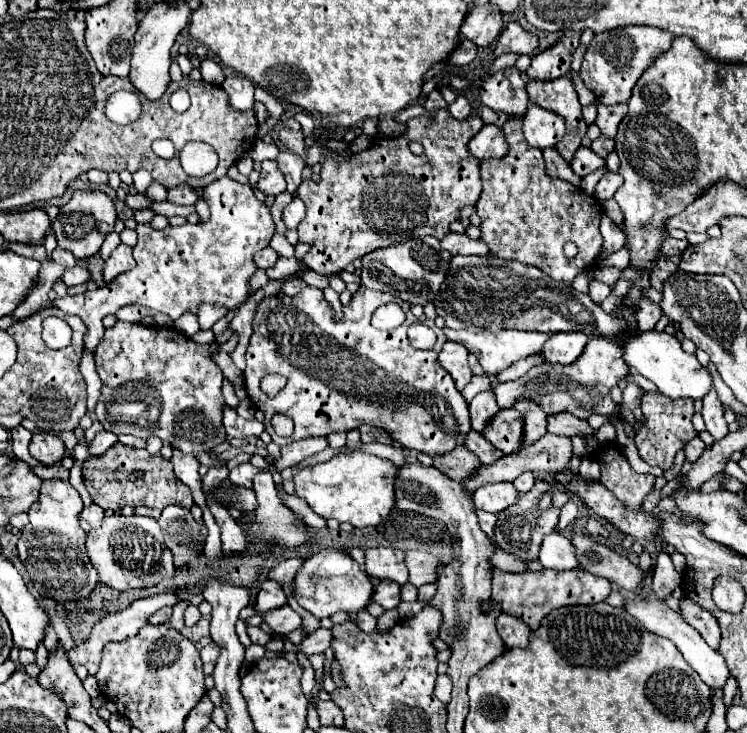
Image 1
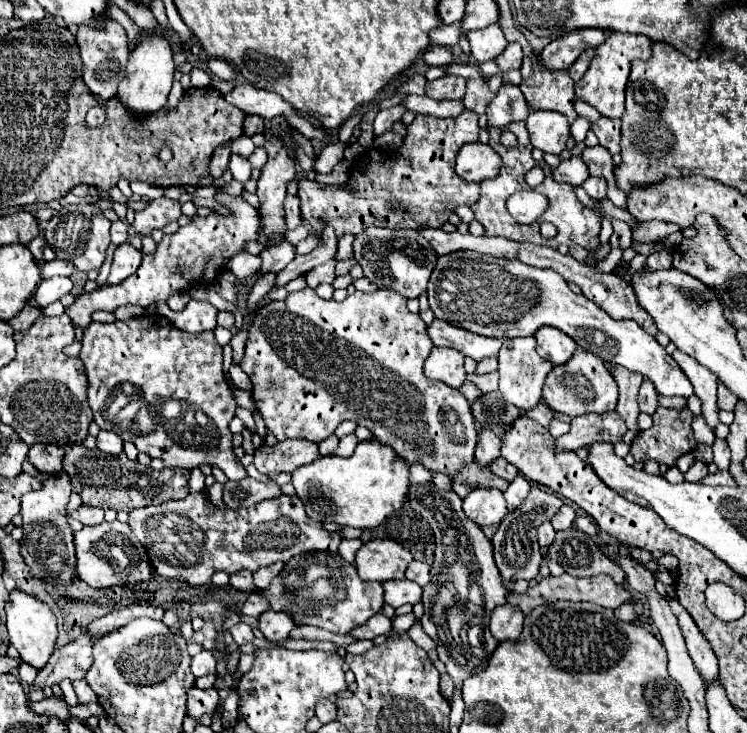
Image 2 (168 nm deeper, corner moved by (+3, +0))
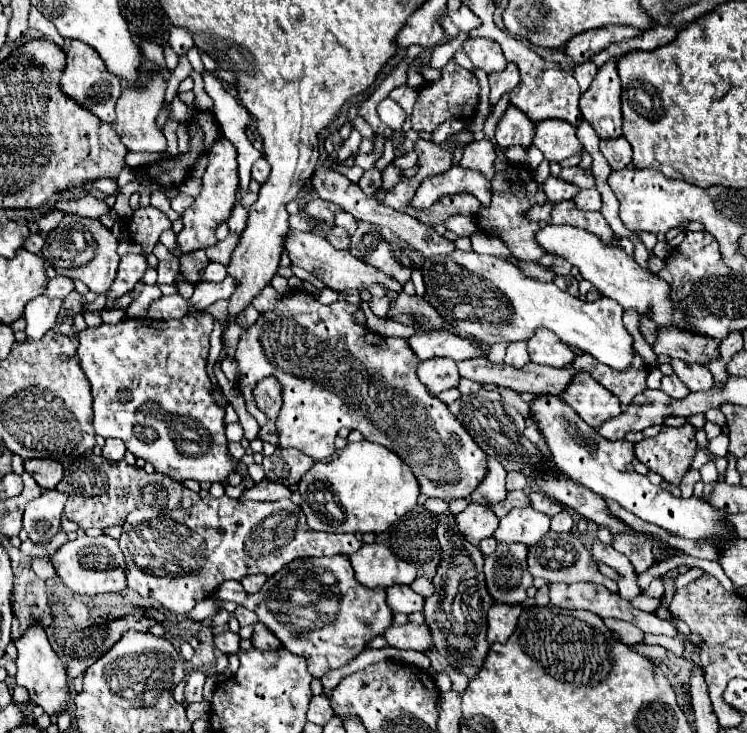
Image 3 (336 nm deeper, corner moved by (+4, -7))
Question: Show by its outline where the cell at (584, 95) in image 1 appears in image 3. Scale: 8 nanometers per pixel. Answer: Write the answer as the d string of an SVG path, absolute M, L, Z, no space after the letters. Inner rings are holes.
M582 121L582 123L576 127L576 137L578 137L578 141L584 145L584 149L586 149L590 155L600 153L600 149L598 149L600 137L596 135L594 127L592 127L588 121Z

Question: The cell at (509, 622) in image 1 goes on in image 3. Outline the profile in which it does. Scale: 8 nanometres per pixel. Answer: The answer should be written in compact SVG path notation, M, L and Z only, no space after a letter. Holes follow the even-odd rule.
M494 603L488 611L488 641L490 643L506 643L508 637L516 629L520 613L522 613L520 605Z

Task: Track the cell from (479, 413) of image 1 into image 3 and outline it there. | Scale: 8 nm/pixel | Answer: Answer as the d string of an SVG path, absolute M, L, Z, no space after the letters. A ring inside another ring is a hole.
M486 457L486 477L480 483L480 487L474 489L472 493L472 501L474 503L496 503L502 501L506 497L506 487L504 487L504 479L506 479L506 471L502 467L502 463L496 457Z

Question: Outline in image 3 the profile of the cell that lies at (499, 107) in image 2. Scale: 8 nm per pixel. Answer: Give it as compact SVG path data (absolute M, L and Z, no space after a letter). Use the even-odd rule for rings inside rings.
M508 105L508 109L504 111L504 115L496 125L496 133L494 133L496 143L504 147L512 147L512 145L530 147L532 135L534 135L534 123L522 111Z

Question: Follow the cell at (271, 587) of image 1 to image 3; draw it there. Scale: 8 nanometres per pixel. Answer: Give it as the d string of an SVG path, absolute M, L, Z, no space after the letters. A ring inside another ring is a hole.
M238 607L236 611L234 611L234 615L236 615L236 619L238 619L238 623L244 627L244 625L256 625L258 623L258 619L256 619L256 615L252 615L252 611L248 611L248 609L244 609L244 607Z

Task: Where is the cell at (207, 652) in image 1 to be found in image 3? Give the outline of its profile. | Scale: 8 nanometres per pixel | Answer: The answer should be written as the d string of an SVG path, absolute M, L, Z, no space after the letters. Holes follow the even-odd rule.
M190 671L186 675L186 701L202 701L202 687L204 687L206 675L202 671Z

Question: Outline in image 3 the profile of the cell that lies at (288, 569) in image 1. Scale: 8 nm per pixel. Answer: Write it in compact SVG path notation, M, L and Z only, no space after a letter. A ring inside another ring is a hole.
M246 575L244 579L242 579L242 585L244 585L244 589L248 591L248 593L256 593L256 591L260 591L260 587L266 583L266 575Z

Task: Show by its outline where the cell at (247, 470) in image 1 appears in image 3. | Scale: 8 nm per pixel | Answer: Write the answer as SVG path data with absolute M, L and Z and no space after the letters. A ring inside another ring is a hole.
M202 313L202 315L198 315L198 319L186 315L184 319L164 321L164 323L162 323L162 321L156 321L156 319L124 319L124 321L120 321L118 325L106 325L106 323L102 323L102 325L96 327L96 329L84 329L84 331L78 333L78 335L80 335L80 345L78 345L78 351L76 351L76 353L78 353L78 359L80 359L80 367L82 367L84 375L88 377L88 381L90 381L90 385L92 385L92 397L94 397L92 409L94 409L94 429L96 429L96 433L102 435L102 437L116 437L116 439L122 439L124 445L126 445L126 449L128 449L130 453L134 453L136 457L142 457L144 461L150 461L158 473L164 473L164 475L168 475L168 477L174 479L174 481L196 479L196 481L210 481L210 483L228 483L230 473L238 471L238 467L240 467L240 465L238 465L234 459L230 459L230 455L228 455L228 447L226 447L228 441L226 441L226 437L224 437L224 427L226 427L224 415L226 415L226 411L224 411L224 407L220 407L220 405L214 401L214 397L212 397L212 381L210 381L210 377L208 377L208 373L206 373L208 349L210 349L210 333L212 333L212 329L214 329L214 317L212 317L210 313ZM162 415L196 421L196 427L200 427L200 431L198 431L198 429L196 429L196 431L174 431L172 425L162 425ZM132 425L144 425L144 427L150 427L150 429L152 429L152 431L144 431L144 439L142 439L144 443L138 443L136 433L130 431Z

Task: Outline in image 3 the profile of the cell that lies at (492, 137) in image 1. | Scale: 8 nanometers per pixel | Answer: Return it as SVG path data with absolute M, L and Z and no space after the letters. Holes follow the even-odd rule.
M456 165L456 167L448 169L446 173L428 177L418 187L418 191L412 199L412 205L416 209L426 209L432 203L436 203L442 195L456 195L456 193L470 193L482 205L486 205L492 195L492 187L490 187L490 181L480 171Z

